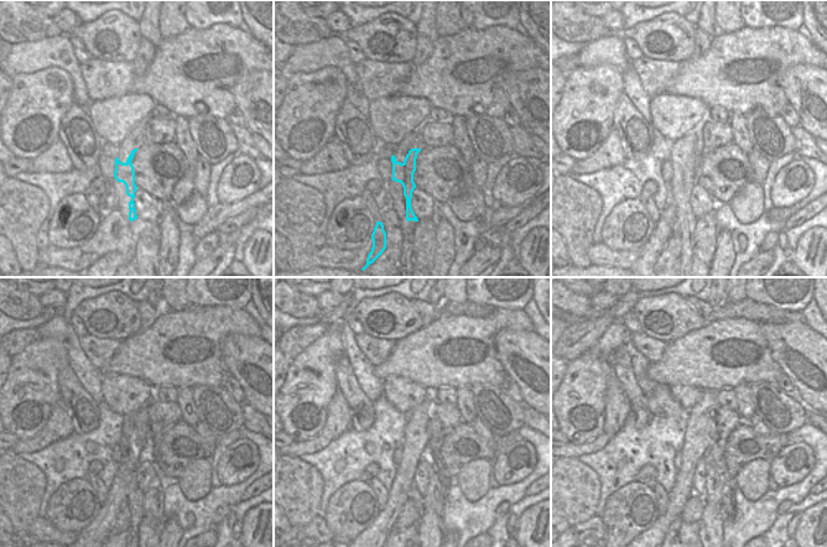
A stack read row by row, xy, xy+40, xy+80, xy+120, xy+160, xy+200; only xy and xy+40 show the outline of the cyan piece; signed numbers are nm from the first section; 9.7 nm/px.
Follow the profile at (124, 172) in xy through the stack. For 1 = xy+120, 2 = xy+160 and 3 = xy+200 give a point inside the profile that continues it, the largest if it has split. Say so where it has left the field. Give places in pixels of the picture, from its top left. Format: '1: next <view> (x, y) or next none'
1: next xy+120 (99, 529)
2: next xy+160 (381, 526)
3: next xy+200 (677, 496)

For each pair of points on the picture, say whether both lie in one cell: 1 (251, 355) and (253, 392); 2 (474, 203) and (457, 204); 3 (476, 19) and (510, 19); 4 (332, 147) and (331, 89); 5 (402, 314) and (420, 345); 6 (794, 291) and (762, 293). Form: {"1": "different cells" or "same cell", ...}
{"1": "same cell", "2": "same cell", "3": "same cell", "4": "different cells", "5": "different cells", "6": "same cell"}

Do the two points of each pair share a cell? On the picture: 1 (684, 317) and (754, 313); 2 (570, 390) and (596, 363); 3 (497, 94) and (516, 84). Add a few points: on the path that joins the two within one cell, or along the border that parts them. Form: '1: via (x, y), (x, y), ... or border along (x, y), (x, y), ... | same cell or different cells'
1: via (701, 319), (708, 319), (726, 311), (737, 311) | same cell
2: via (576, 384), (591, 369) | same cell
3: border along (526, 68), (516, 72), (508, 82), (509, 105) | different cells

